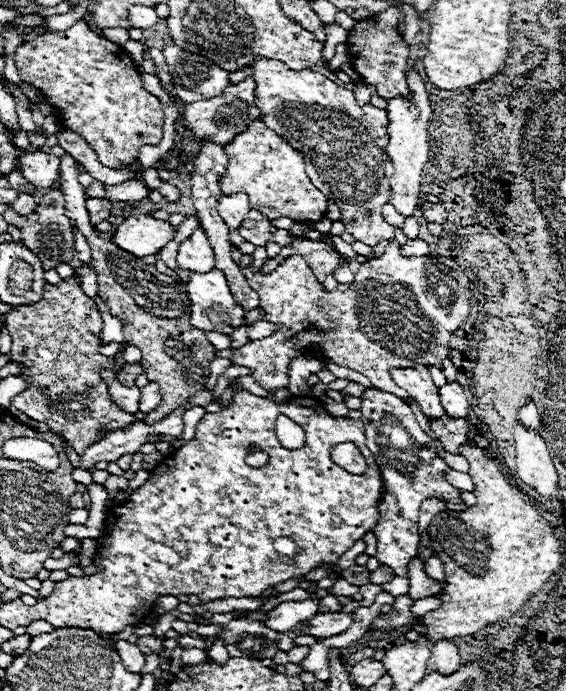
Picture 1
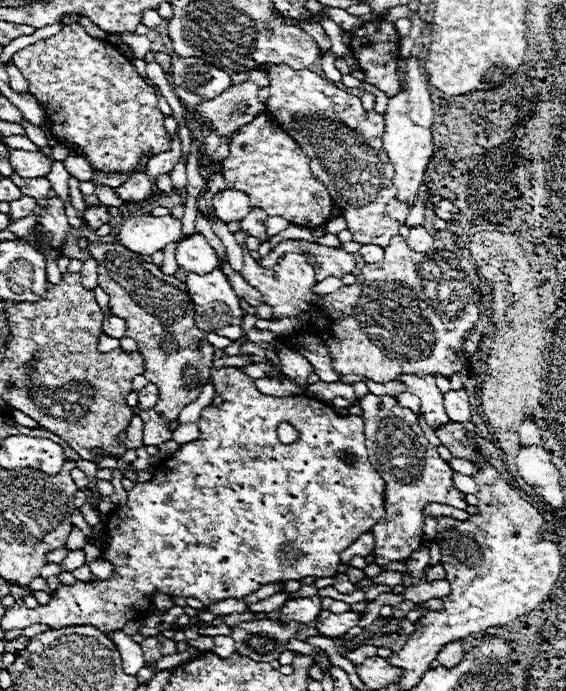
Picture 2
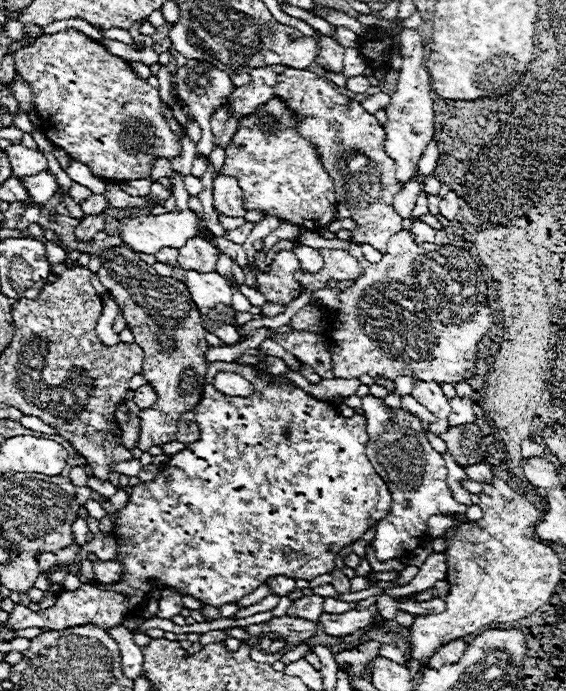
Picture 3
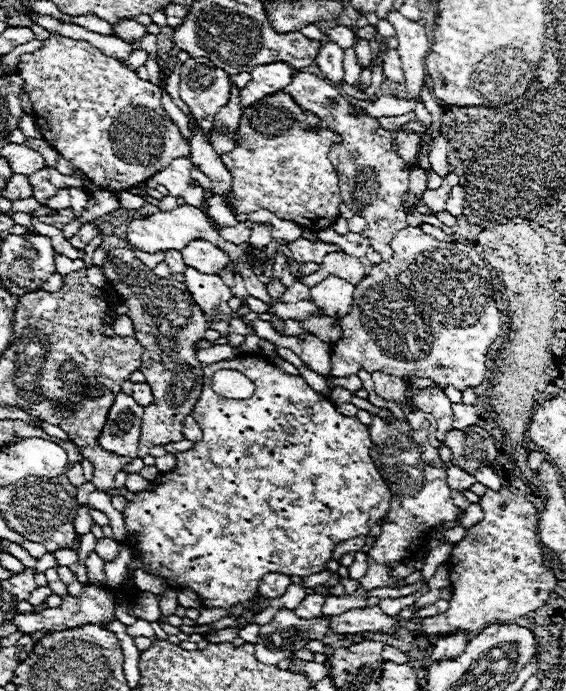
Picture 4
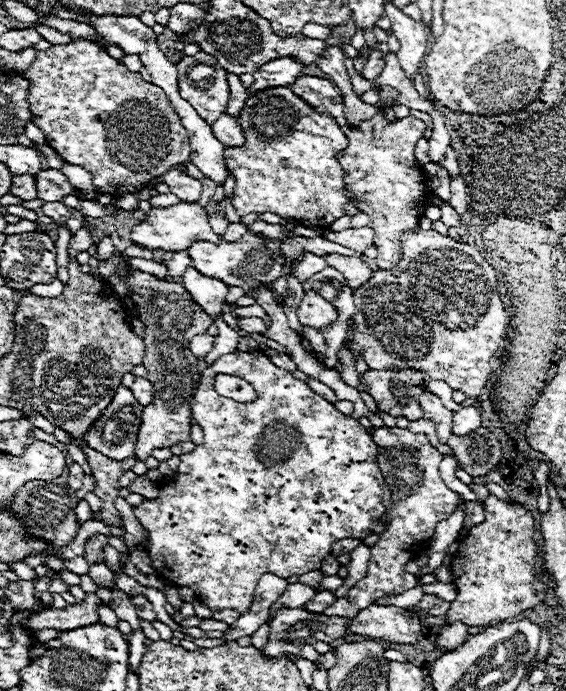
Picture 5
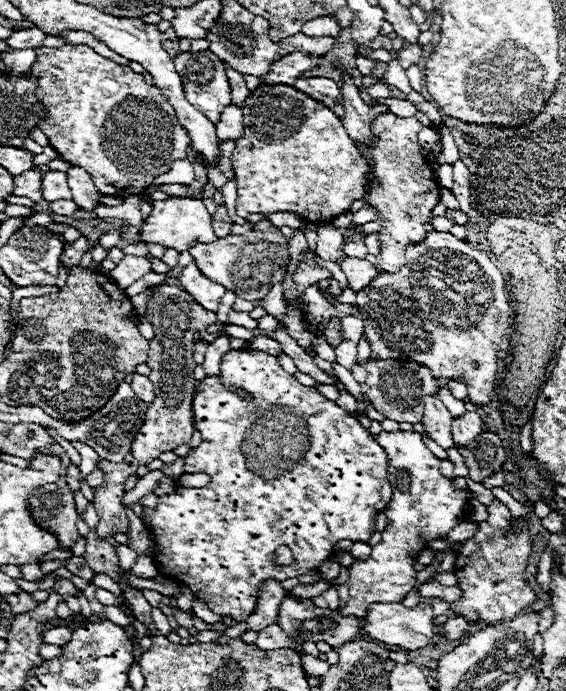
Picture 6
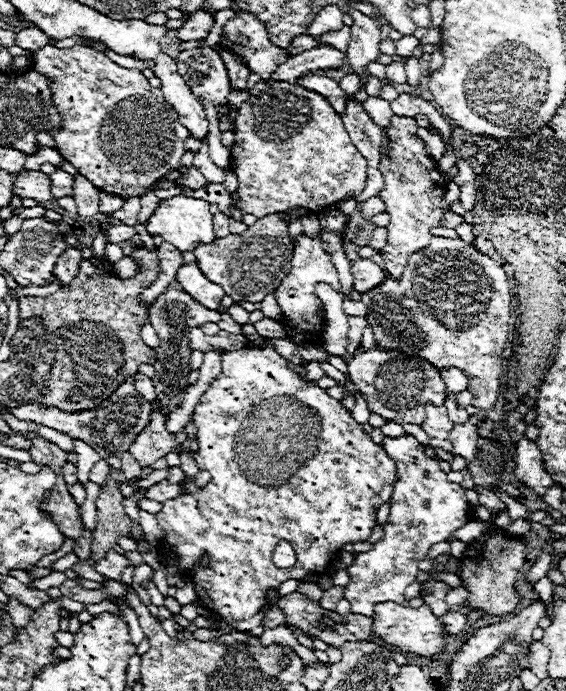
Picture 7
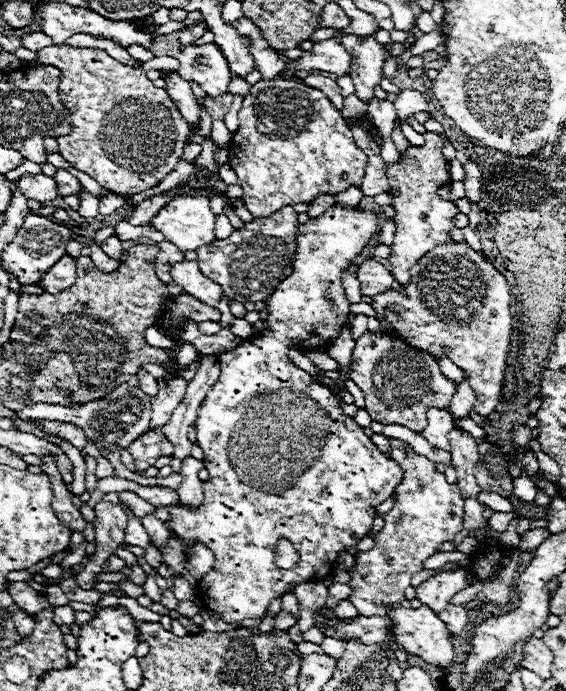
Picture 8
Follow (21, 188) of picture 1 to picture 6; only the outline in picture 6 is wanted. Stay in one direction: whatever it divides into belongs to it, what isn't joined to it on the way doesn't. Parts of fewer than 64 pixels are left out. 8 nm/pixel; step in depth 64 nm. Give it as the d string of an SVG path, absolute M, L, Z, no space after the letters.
M58 170L42 172L42 196L48 202L70 200L72 198L72 192L68 188L66 174L64 172L58 172Z

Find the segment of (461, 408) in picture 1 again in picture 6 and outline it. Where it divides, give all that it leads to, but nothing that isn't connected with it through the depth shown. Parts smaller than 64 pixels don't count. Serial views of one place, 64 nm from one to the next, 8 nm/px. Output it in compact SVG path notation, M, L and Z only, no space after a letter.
M464 412L460 418L452 420L452 436L454 442L458 444L468 444L474 440L474 436L478 436L478 432L482 432L484 422L480 420L478 412Z

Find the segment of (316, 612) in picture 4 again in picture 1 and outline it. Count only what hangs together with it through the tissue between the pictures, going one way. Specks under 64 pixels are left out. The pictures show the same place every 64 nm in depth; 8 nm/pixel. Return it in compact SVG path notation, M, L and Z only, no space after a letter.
M302 600L302 602L282 602L274 610L266 612L264 624L274 632L288 632L298 626L302 620L308 620L318 612L318 600Z

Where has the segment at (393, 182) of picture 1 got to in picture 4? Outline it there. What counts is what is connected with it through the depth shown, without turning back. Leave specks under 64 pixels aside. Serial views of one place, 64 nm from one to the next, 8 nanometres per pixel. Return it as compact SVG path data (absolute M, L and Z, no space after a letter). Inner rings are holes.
M398 10L388 12L388 20L392 22L392 26L396 30L396 38L400 42L398 54L400 54L402 70L404 70L404 84L396 86L394 96L414 100L416 102L416 106L414 106L416 118L414 120L420 122L428 130L432 126L432 114L426 110L420 92L426 84L424 58L430 50L430 42L426 38L424 28L418 22L404 18ZM392 128L390 132L392 132L392 138L396 140L396 154L412 168L416 164L416 156L418 156L422 136L414 134L414 132L400 130L400 128Z

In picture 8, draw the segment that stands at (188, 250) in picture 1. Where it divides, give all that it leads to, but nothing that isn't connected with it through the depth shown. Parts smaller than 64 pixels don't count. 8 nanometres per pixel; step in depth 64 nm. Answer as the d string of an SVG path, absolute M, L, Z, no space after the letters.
M282 208L268 218L254 218L250 224L244 224L242 230L234 230L232 236L226 240L214 240L214 244L202 246L196 250L198 254L198 266L204 276L214 280L216 284L222 286L224 296L230 300L238 300L242 304L246 302L264 302L276 288L278 284L292 274L292 264L294 264L294 254L296 254L296 212L294 208Z

